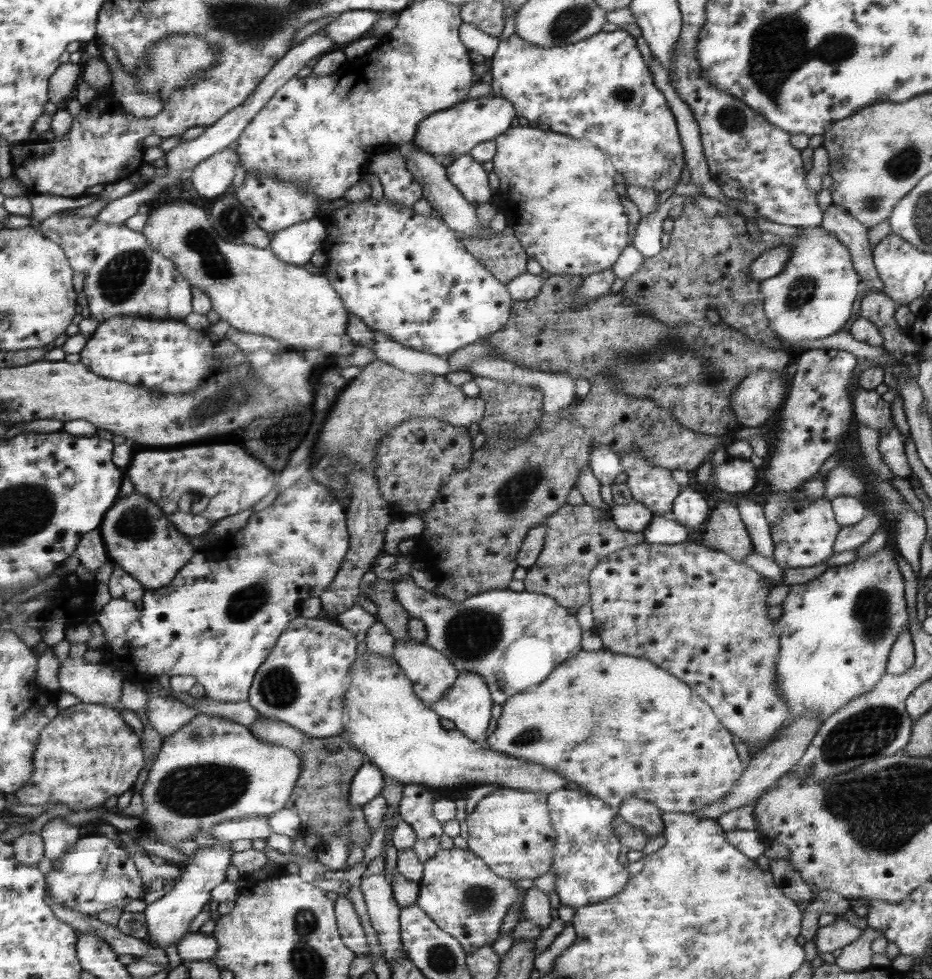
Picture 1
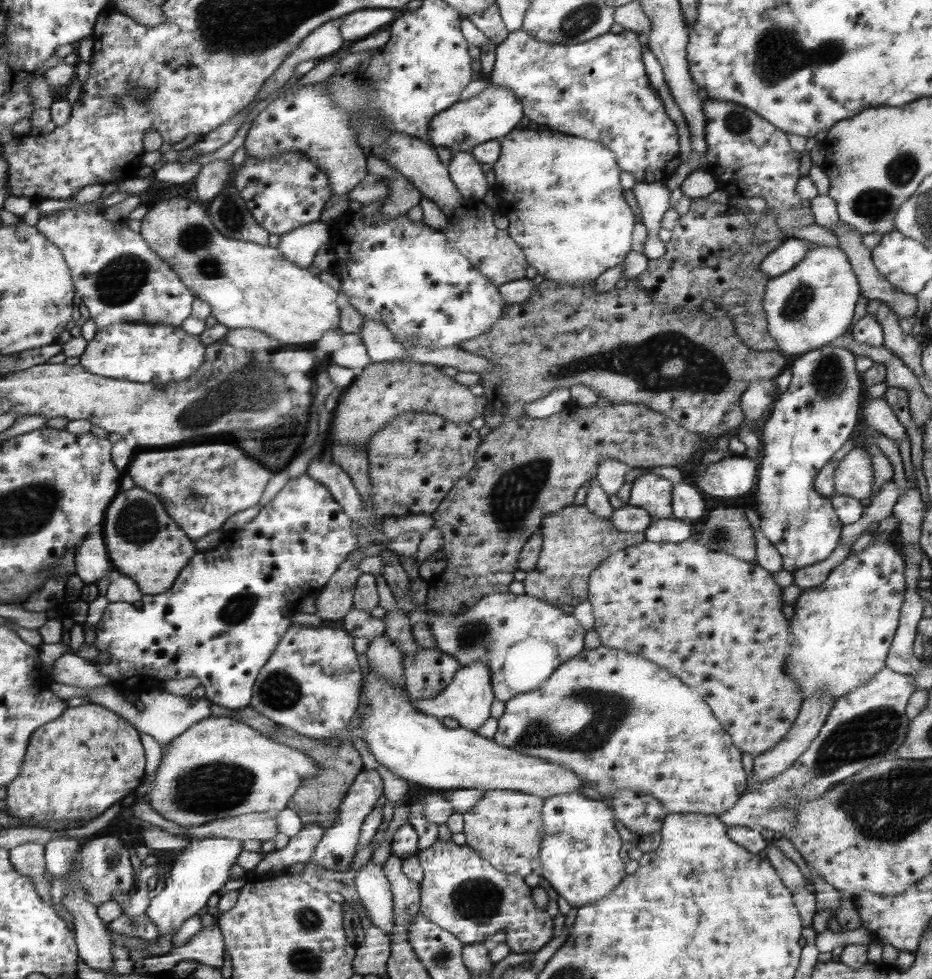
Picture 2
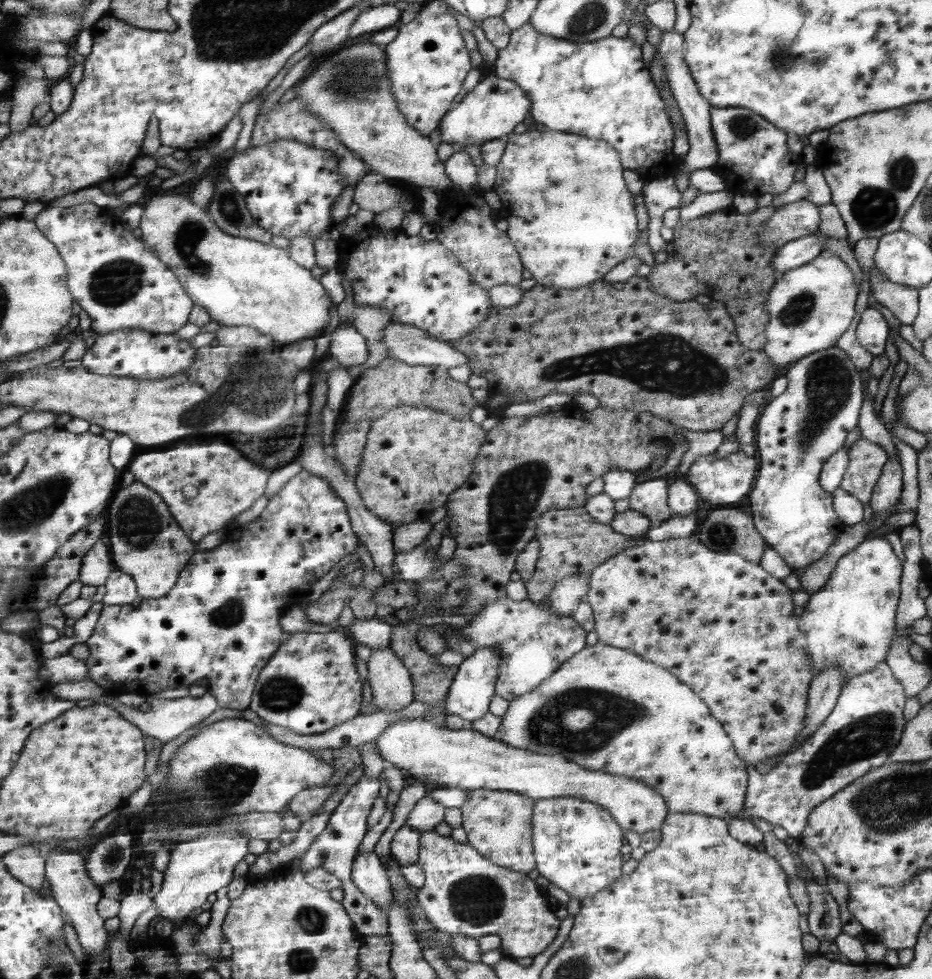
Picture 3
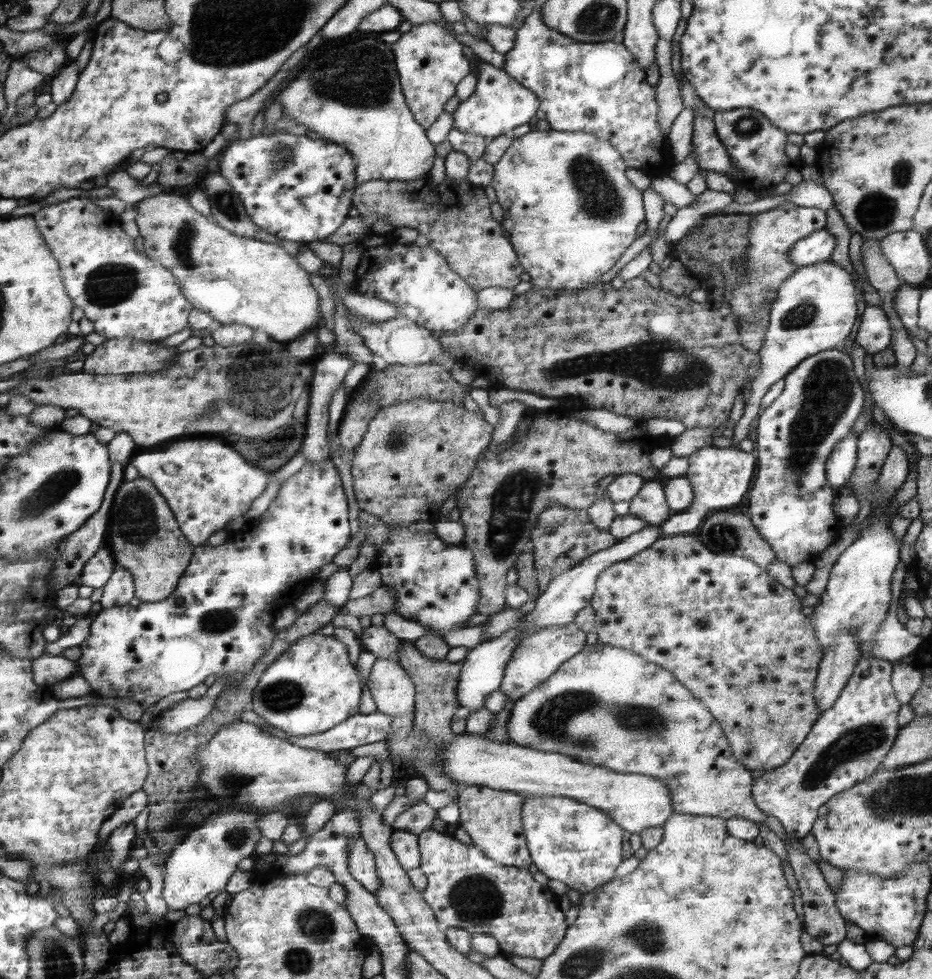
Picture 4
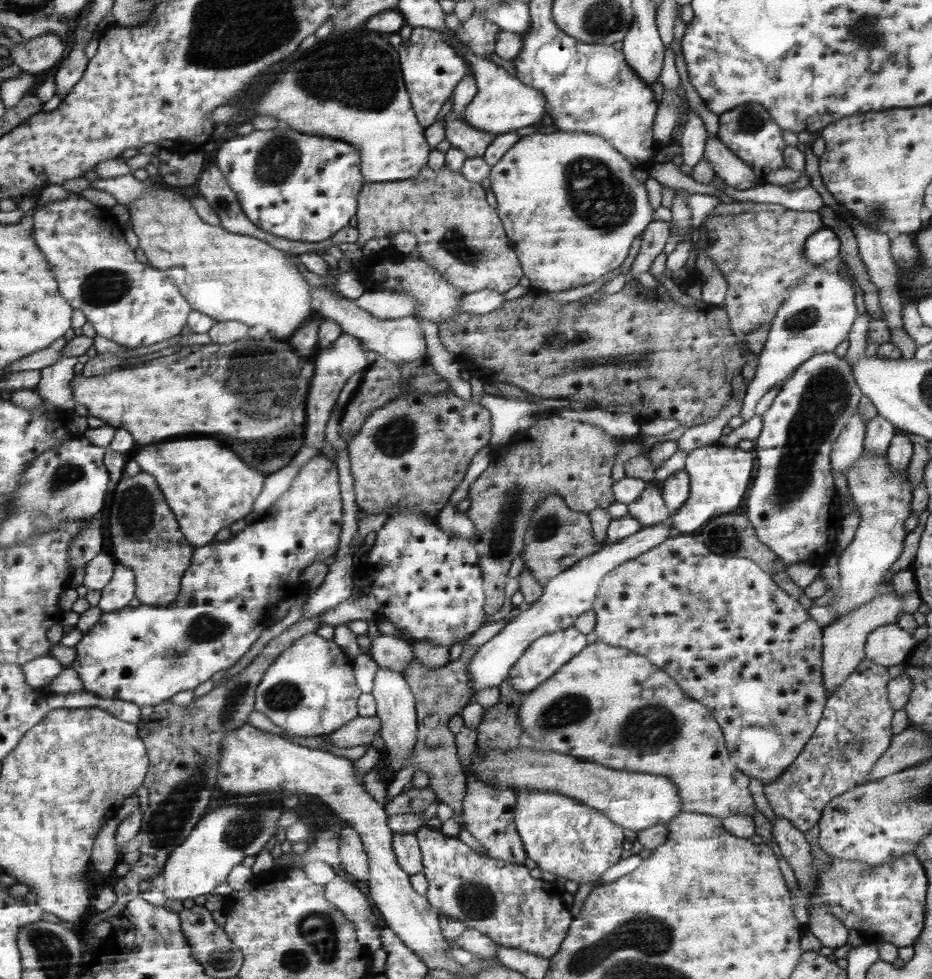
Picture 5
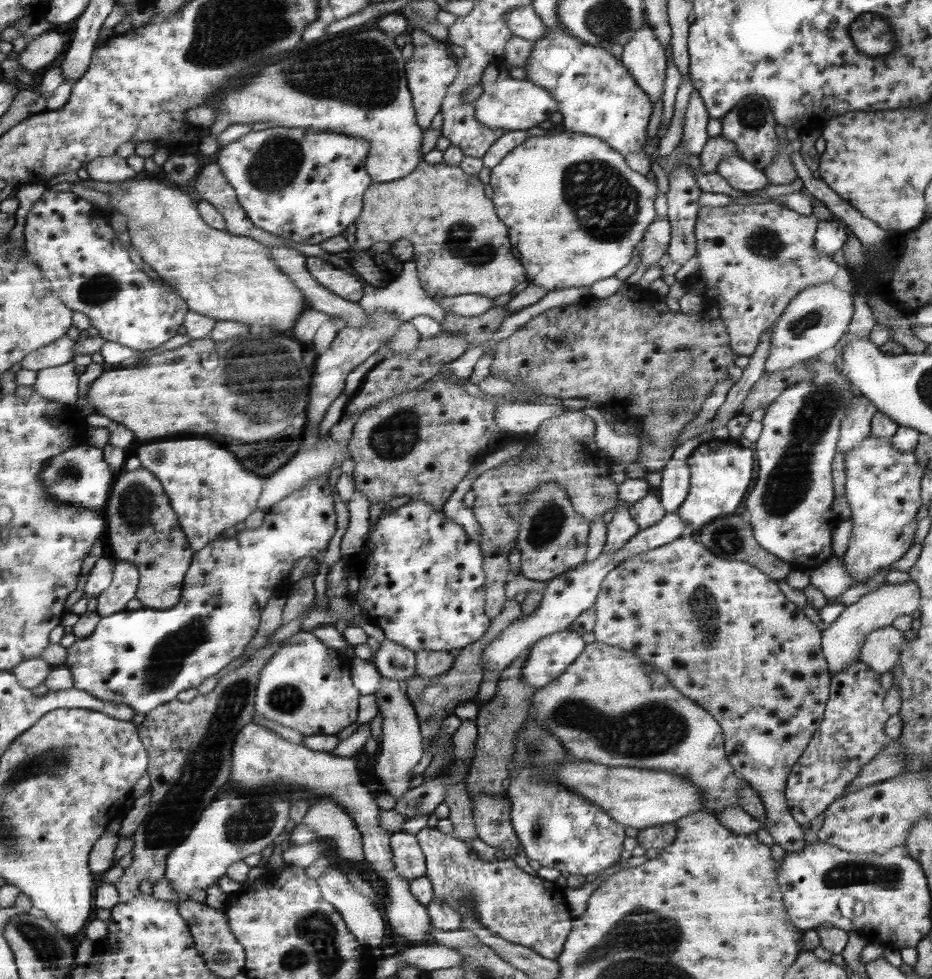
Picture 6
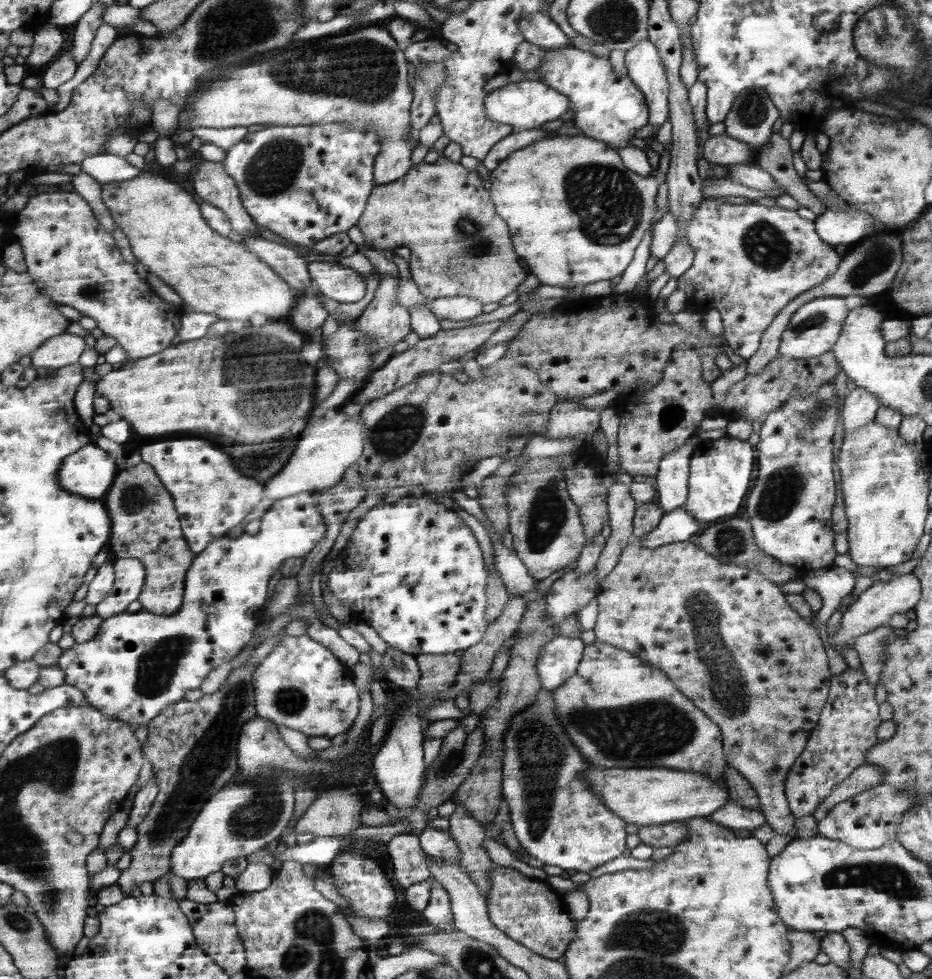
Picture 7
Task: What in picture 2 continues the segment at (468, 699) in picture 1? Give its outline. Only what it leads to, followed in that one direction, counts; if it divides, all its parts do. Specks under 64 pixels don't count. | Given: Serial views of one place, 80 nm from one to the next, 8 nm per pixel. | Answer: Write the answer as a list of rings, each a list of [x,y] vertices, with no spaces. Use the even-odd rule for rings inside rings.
[[[476,660],[467,666],[461,666],[451,683],[438,696],[433,699],[411,699],[411,703],[414,710],[433,715],[438,720],[452,718],[458,722],[459,727],[476,731],[490,717],[489,706],[493,699],[492,681],[488,668],[484,662]]]

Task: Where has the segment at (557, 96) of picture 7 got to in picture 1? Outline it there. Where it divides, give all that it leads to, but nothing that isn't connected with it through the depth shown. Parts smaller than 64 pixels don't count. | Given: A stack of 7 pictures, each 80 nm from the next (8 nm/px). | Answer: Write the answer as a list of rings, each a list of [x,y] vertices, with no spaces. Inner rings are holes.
[[[489,92],[478,98],[464,101],[456,107],[445,111],[435,112],[417,126],[416,138],[412,140],[417,149],[439,158],[445,156],[459,156],[468,154],[477,144],[494,141],[503,135],[511,126],[511,120],[516,117],[516,108],[505,97],[493,95]]]

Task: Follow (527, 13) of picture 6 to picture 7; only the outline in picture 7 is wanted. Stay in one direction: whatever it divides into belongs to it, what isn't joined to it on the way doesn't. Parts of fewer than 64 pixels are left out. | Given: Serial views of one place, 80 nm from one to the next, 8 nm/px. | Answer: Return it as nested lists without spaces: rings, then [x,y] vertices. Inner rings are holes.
[[[537,11],[531,15],[520,16],[517,25],[524,37],[523,42],[534,44],[545,51],[573,47],[545,12]]]

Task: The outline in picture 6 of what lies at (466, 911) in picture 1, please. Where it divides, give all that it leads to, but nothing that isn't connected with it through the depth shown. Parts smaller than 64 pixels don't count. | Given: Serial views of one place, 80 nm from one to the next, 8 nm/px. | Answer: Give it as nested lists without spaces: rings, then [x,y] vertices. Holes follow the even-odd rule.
[[[423,828],[415,834],[415,839],[424,856],[424,876],[429,879],[432,897],[440,896],[445,902],[450,898],[454,902],[451,907],[457,912],[464,896],[470,894],[472,912],[489,932],[511,944],[533,949],[533,952],[549,960],[556,960],[563,950],[569,924],[572,924],[559,886],[535,878],[535,875],[527,876],[515,866],[512,859],[483,861],[470,853],[470,847],[464,841],[458,841],[437,829]]]

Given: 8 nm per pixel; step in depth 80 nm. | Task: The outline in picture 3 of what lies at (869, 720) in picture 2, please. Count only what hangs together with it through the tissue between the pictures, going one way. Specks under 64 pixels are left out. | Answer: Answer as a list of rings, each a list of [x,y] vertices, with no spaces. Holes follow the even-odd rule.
[[[884,660],[873,670],[849,678],[830,715],[804,744],[780,760],[771,772],[759,774],[753,763],[744,762],[747,780],[740,818],[760,818],[772,828],[775,825],[785,830],[788,837],[797,838],[808,826],[807,816],[816,804],[835,795],[865,772],[891,760],[907,722],[903,715],[906,703],[904,689]]]

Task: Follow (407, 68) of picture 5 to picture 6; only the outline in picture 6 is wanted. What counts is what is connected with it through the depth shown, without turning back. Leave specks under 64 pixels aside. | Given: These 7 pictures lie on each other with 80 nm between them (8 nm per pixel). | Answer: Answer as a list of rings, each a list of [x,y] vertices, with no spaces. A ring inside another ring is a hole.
[[[410,27],[408,34],[413,52],[404,62],[405,74],[407,74],[408,90],[412,94],[416,123],[421,130],[426,130],[431,127],[432,119],[440,113],[441,101],[444,100],[449,85],[456,80],[458,62],[454,59],[455,56],[447,51],[446,42],[437,42],[419,27]]]

